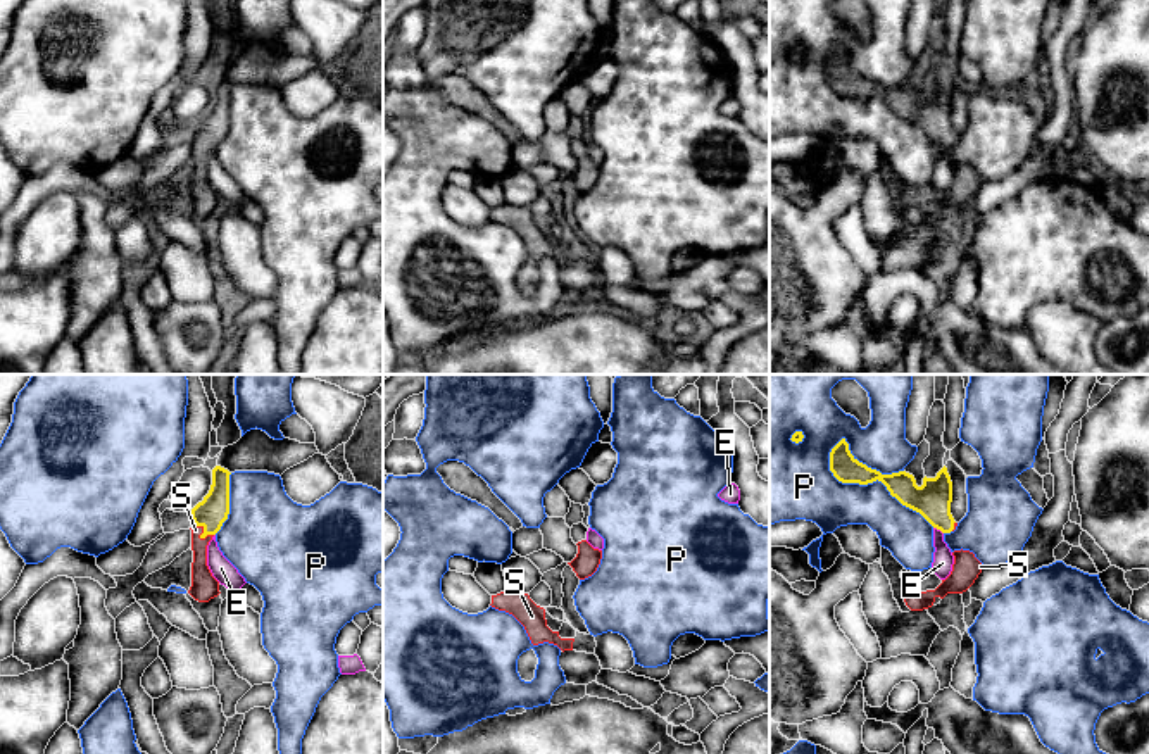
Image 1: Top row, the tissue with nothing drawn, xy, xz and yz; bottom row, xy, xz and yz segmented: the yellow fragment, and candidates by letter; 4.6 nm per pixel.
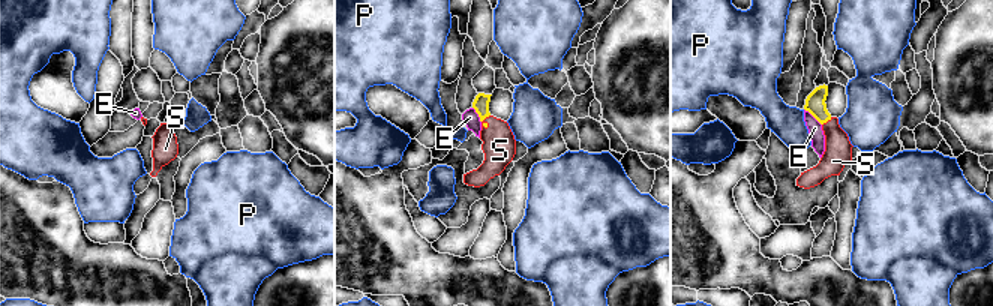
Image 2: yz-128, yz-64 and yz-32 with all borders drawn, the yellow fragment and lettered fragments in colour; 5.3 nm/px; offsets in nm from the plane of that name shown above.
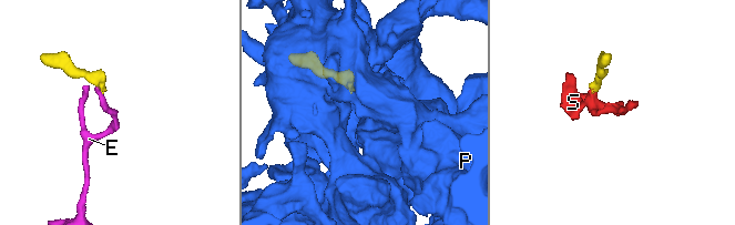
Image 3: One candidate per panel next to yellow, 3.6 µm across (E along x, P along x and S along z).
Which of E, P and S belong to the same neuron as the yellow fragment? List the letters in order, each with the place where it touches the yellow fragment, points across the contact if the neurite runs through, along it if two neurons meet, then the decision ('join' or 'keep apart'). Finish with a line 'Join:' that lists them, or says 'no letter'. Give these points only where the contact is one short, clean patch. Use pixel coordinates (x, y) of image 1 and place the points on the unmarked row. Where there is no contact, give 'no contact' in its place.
E: yz (939, 142) | along yz (934, 140), (942, 147) | keep apart
P: yz (872, 95) | keep apart
S: xy (202, 147) | across xy (213, 125), (202, 147), (200, 190), (204, 201) | join
Join: S

